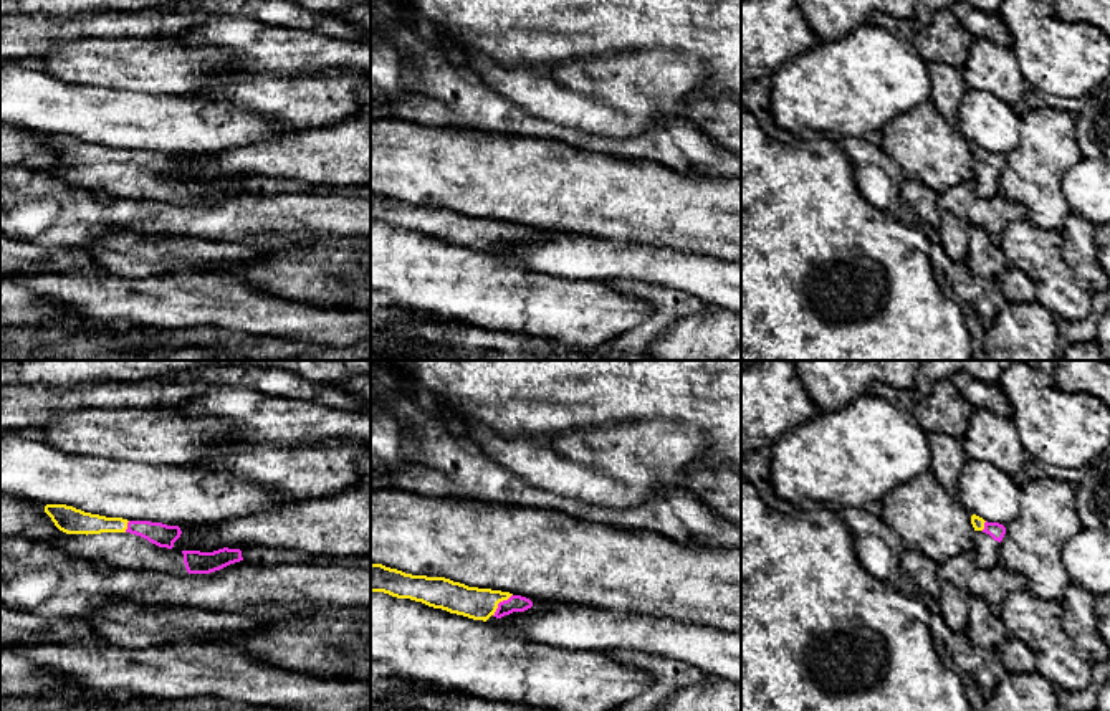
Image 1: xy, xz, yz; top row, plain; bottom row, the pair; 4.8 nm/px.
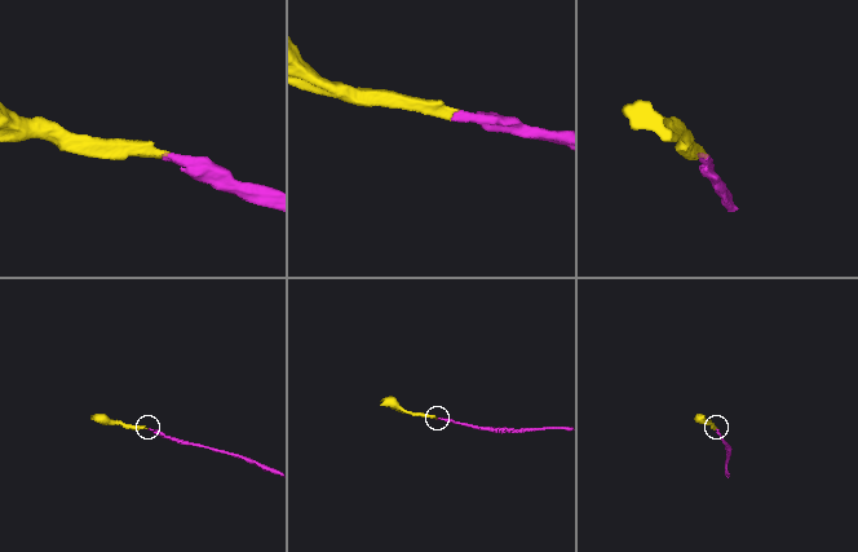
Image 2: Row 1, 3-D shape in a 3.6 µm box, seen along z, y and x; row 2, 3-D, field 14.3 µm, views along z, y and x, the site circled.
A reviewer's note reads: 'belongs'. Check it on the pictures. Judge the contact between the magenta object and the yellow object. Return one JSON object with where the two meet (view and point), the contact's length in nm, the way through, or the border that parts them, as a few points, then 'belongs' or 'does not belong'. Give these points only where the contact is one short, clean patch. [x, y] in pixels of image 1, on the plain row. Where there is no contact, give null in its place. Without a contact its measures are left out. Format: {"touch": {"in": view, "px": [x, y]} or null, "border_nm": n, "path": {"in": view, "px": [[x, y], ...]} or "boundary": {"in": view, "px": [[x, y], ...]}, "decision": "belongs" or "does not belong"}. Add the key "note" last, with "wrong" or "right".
{"touch": {"in": "xz", "px": [498, 233]}, "border_nm": 140, "path": {"in": "xz", "px": [[515, 232], [498, 233], [480, 233]]}, "decision": "belongs", "note": "right"}

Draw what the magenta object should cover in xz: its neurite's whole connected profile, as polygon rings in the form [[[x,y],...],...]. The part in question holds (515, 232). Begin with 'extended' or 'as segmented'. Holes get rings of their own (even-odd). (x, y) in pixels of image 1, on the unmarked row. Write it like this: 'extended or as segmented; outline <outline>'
extended; outline [[[371,193],[371,222],[384,222],[397,228],[410,228],[433,238],[442,238],[450,243],[483,251],[486,251],[491,245],[501,248],[513,241],[524,241],[533,236],[533,231],[521,225],[491,218],[468,217],[445,207],[412,205],[382,193]]]

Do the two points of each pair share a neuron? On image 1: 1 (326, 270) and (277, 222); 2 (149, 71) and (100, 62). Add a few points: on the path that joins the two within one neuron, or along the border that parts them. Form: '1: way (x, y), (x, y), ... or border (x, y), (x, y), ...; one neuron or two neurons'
1: border (320, 238), (287, 247), (260, 245); two neurons
2: way (138, 65), (111, 63); one neuron

